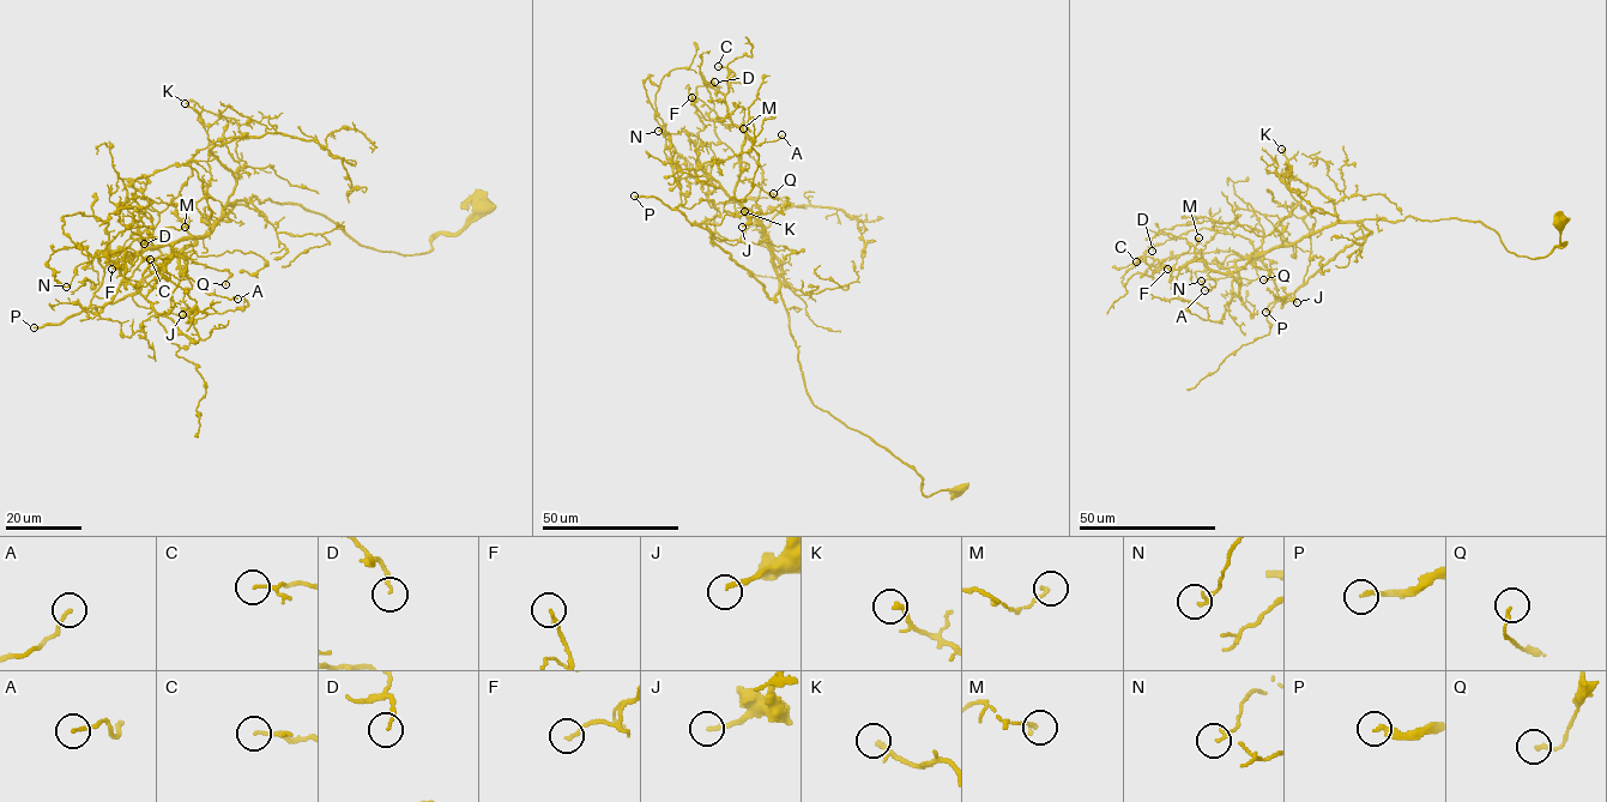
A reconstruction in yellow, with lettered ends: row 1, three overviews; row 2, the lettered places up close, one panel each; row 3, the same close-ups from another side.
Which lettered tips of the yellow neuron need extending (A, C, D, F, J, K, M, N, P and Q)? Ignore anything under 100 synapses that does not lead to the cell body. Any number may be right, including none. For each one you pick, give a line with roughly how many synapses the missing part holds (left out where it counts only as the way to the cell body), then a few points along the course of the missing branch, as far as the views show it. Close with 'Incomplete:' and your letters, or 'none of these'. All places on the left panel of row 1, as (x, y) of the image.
P: 550 syn
Incomplete: P

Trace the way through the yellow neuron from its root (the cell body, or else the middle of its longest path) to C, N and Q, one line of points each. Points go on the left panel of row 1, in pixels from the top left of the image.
C: (478, 204), (400, 254), (253, 196), (173, 246), (181, 275), (185, 257), (150, 259)
N: (478, 204), (427, 252), (400, 254), (253, 196), (120, 269), (97, 253), (66, 287)
Q: (478, 204), (427, 252), (400, 254), (298, 204), (236, 200), (173, 246), (225, 270), (225, 284)

